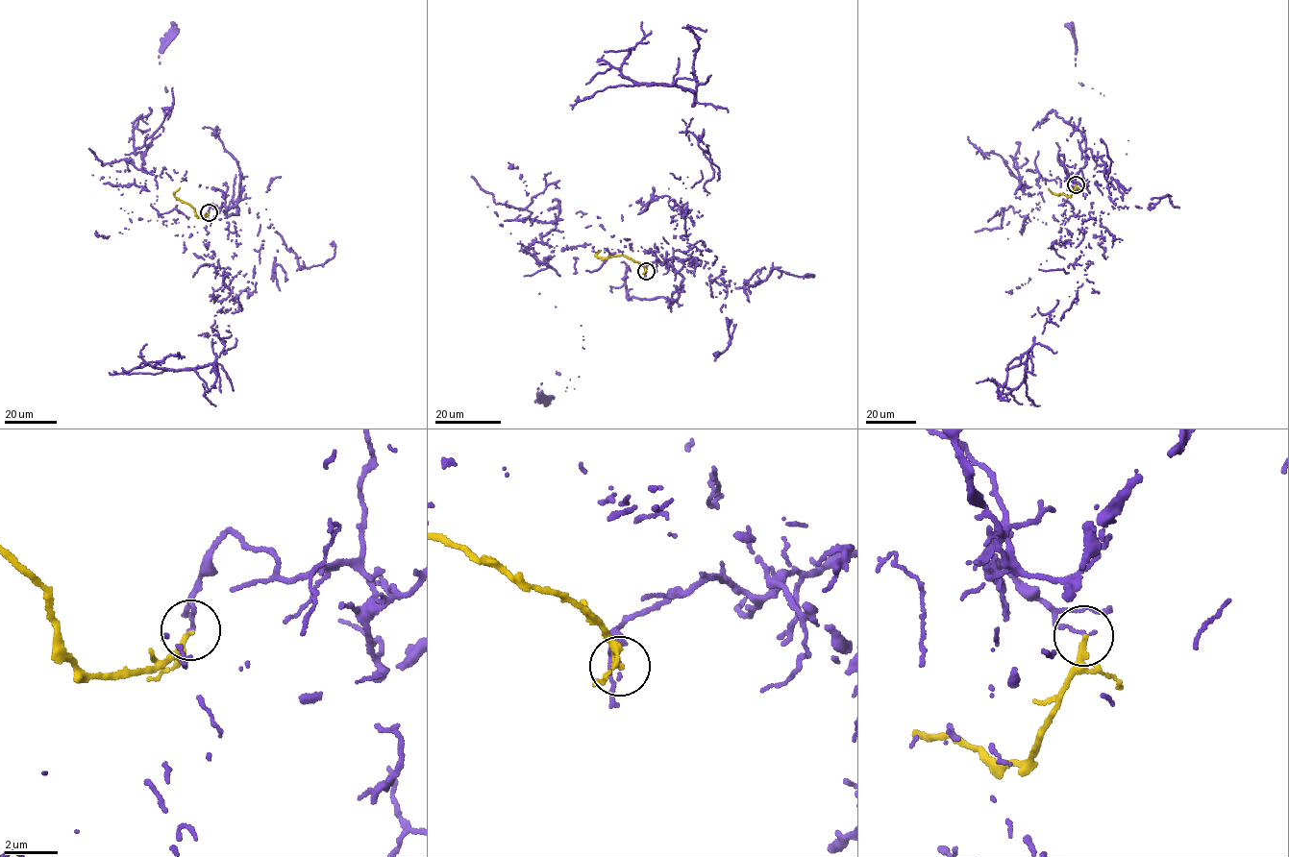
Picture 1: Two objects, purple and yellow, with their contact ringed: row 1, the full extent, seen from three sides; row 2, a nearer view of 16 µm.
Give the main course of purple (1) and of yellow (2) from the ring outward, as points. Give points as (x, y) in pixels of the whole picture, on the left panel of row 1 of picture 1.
1: (208, 212), (230, 349), (216, 335), (213, 362), (155, 366), (179, 352)
2: (208, 213), (198, 217), (189, 205), (176, 198), (175, 192), (180, 187)

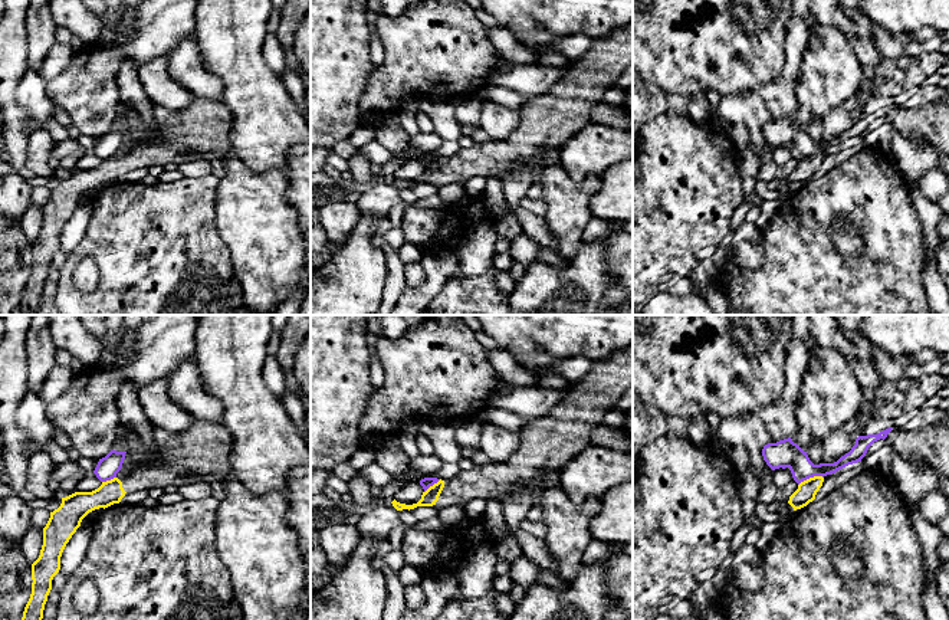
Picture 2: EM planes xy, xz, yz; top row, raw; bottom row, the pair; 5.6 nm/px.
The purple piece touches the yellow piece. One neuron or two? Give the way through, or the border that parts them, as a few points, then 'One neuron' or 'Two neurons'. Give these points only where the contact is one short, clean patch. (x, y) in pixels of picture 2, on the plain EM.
Boundary: yz (823, 154), (810, 154), (798, 163). Two neurons

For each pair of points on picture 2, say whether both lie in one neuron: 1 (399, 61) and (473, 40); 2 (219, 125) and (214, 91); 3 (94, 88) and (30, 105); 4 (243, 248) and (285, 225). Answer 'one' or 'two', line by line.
1: one
2: two
3: two
4: one

